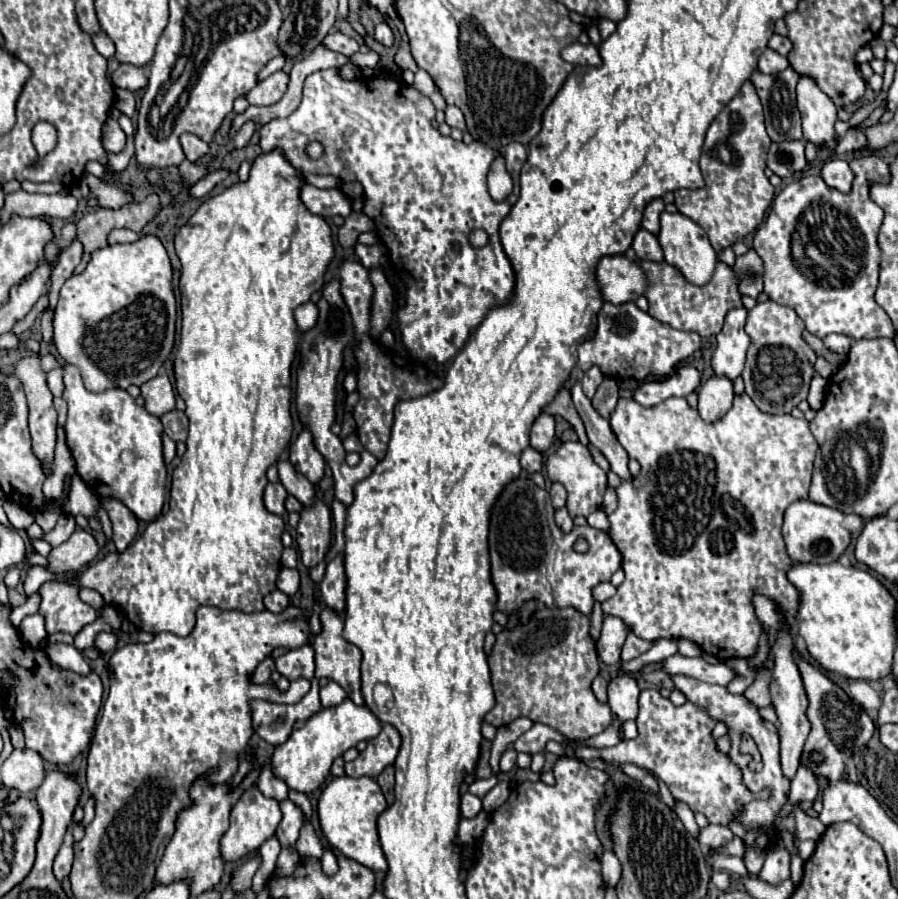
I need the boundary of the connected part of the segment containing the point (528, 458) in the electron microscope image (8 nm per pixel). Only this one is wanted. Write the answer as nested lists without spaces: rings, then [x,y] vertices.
[[[528,447],[528,449],[524,449],[524,453],[522,453],[522,457],[520,457],[520,465],[522,465],[522,469],[528,471],[528,473],[540,471],[540,469],[542,469],[542,455],[536,453],[536,449]]]

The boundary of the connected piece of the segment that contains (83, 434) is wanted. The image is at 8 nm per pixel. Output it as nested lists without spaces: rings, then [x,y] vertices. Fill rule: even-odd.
[[[74,365],[64,367],[64,401],[68,403],[66,441],[76,461],[76,473],[94,489],[98,497],[120,499],[140,521],[152,521],[162,513],[166,495],[166,465],[162,459],[162,423],[156,415],[148,413],[124,389],[108,389],[106,393],[86,391],[80,371]]]

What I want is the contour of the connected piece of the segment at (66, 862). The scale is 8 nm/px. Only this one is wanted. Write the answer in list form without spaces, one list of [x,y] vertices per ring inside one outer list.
[[[68,833],[68,835],[64,837],[64,843],[62,843],[62,847],[60,847],[56,859],[54,859],[54,877],[56,877],[58,881],[62,881],[62,879],[66,879],[66,877],[70,875],[70,869],[72,869],[72,857],[74,857],[72,843],[74,843],[72,833]]]

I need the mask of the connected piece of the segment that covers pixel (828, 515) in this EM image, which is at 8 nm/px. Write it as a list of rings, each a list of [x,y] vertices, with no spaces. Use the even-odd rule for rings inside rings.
[[[796,501],[784,513],[782,535],[786,541],[786,549],[792,561],[796,563],[832,563],[846,551],[850,543],[850,533],[842,525],[844,513],[826,505],[818,505],[812,501]]]

